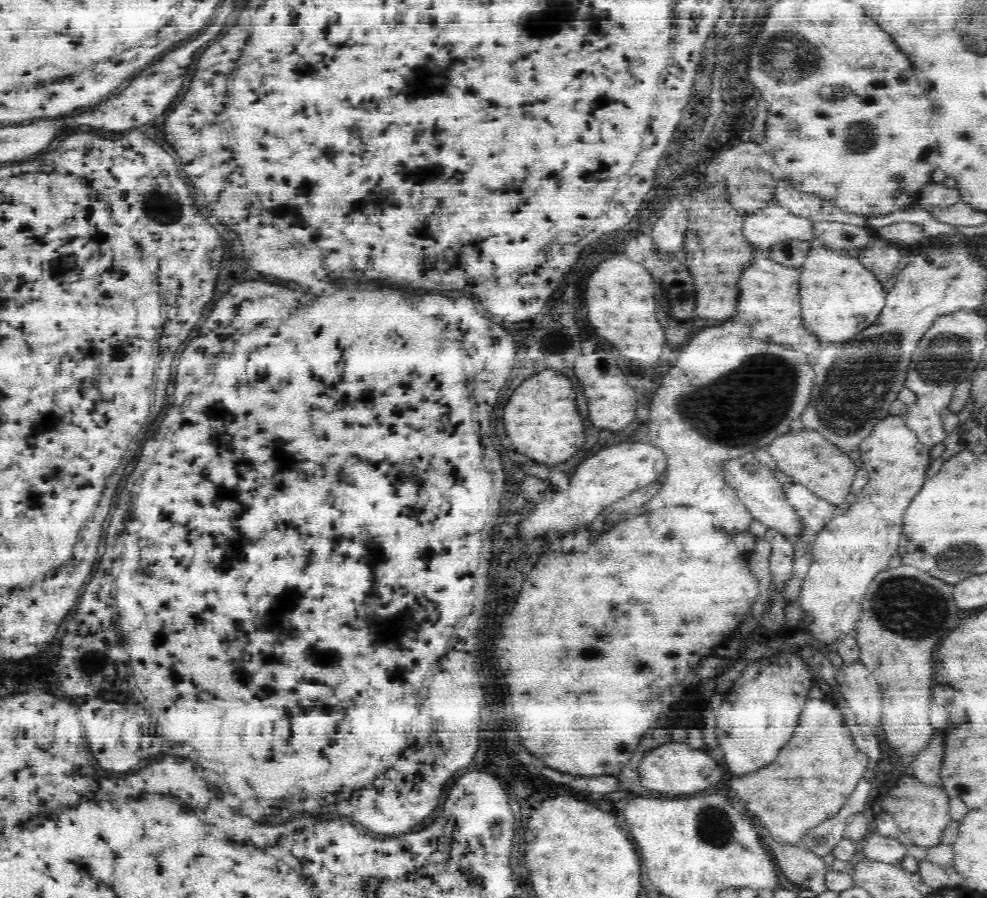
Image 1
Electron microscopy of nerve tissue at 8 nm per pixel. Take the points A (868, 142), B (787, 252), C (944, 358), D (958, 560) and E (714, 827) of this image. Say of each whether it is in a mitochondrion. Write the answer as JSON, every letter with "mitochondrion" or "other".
{"A":"mitochondrion","B":"mitochondrion","C":"mitochondrion","D":"mitochondrion","E":"mitochondrion"}

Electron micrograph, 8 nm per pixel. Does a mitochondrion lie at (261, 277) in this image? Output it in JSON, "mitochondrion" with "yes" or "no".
{"mitochondrion":"no"}

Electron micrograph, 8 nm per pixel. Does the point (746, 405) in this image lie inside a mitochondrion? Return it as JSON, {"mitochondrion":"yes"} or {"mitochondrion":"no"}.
{"mitochondrion":"yes"}

